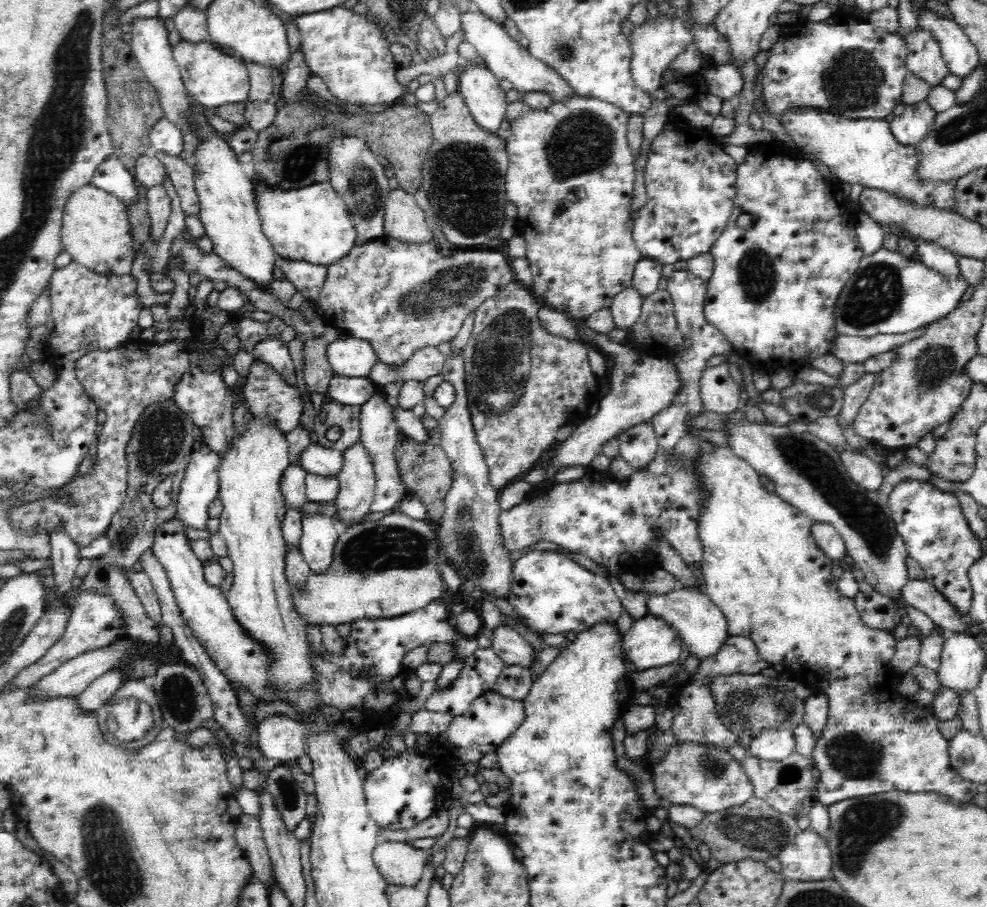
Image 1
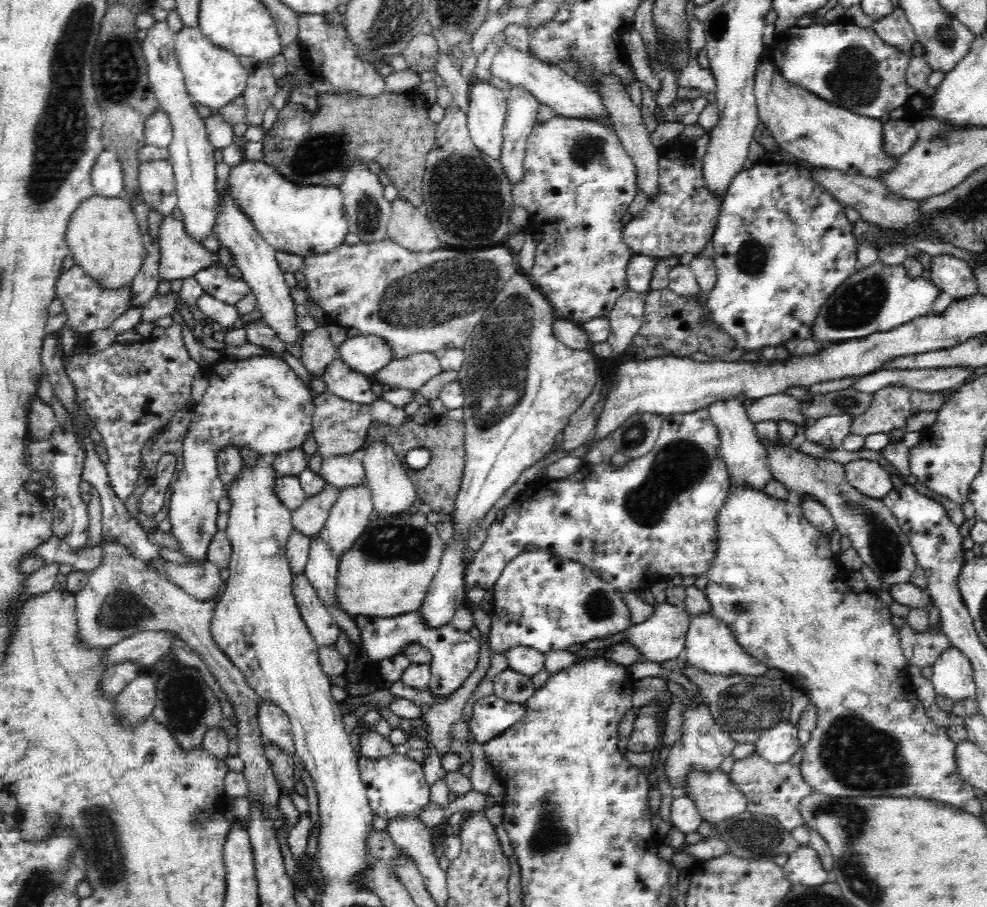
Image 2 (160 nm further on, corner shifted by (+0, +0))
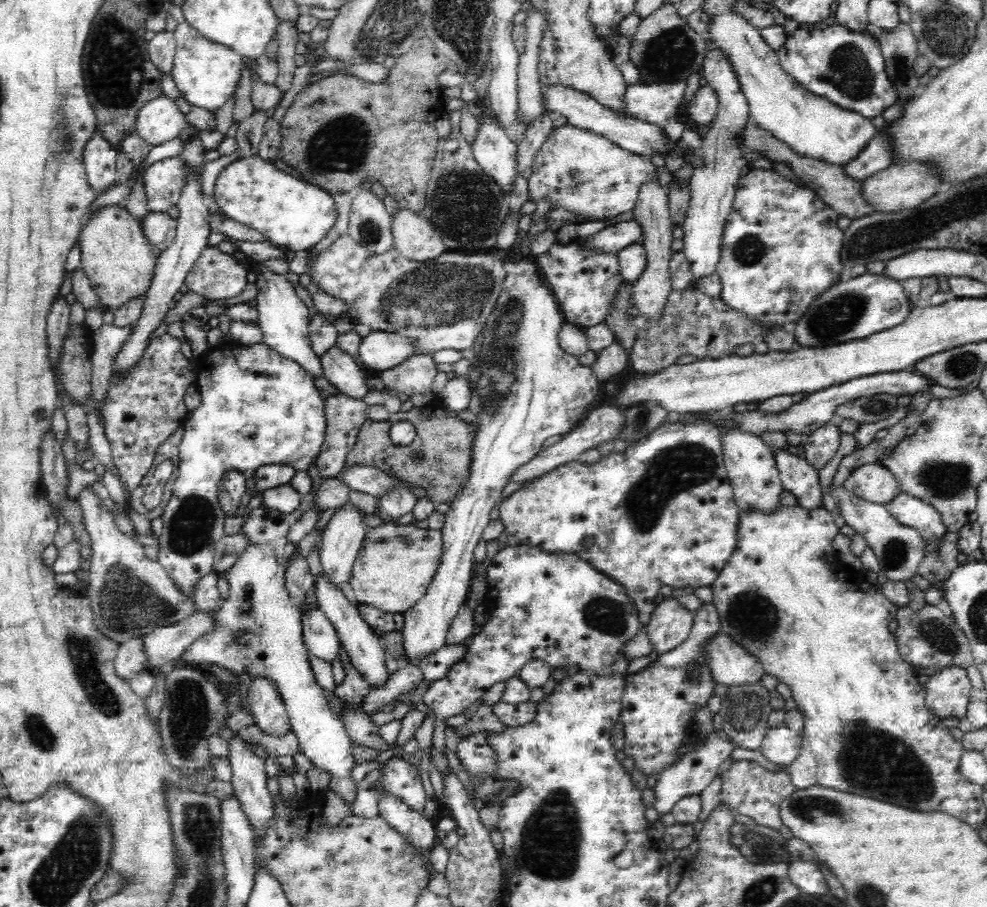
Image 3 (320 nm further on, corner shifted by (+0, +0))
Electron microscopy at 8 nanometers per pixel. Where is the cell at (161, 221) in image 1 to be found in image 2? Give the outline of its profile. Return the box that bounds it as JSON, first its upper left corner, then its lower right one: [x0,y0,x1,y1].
[126,211,162,310]

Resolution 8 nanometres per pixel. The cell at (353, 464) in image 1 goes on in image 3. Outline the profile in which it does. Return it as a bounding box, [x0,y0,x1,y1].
[318,503,370,589]

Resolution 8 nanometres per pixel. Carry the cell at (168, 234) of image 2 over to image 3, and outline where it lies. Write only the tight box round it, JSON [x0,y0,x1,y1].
[140,211,177,251]

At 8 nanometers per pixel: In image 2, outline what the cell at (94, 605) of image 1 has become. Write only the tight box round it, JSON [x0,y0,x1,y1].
[75,535,282,828]

